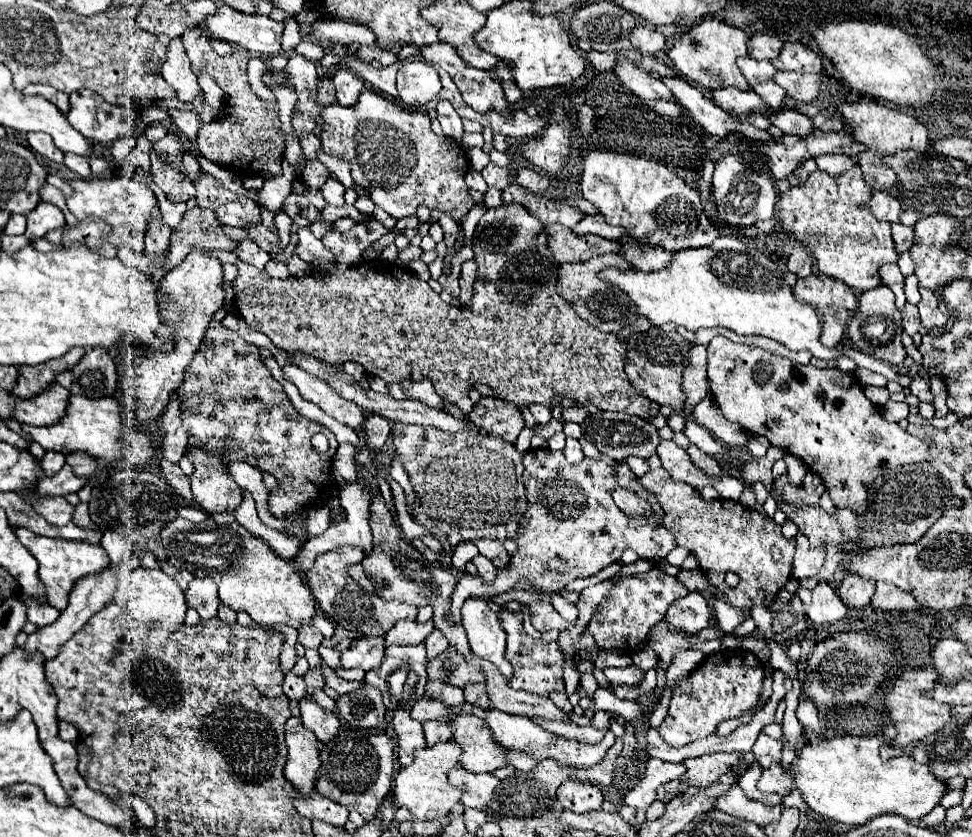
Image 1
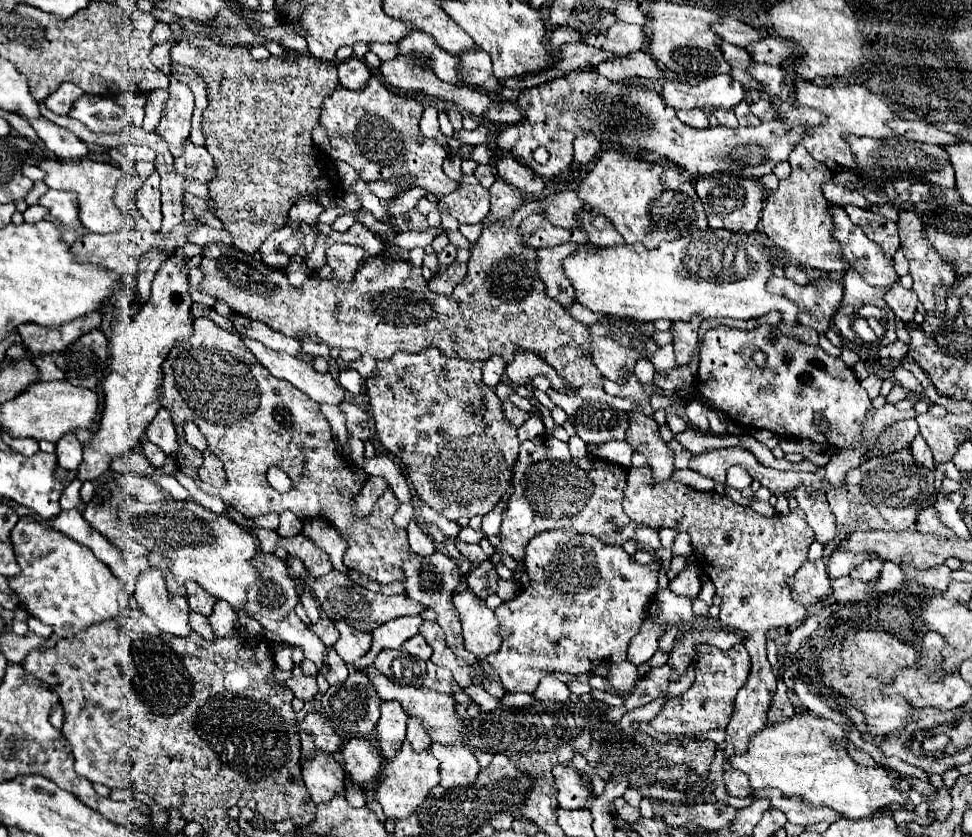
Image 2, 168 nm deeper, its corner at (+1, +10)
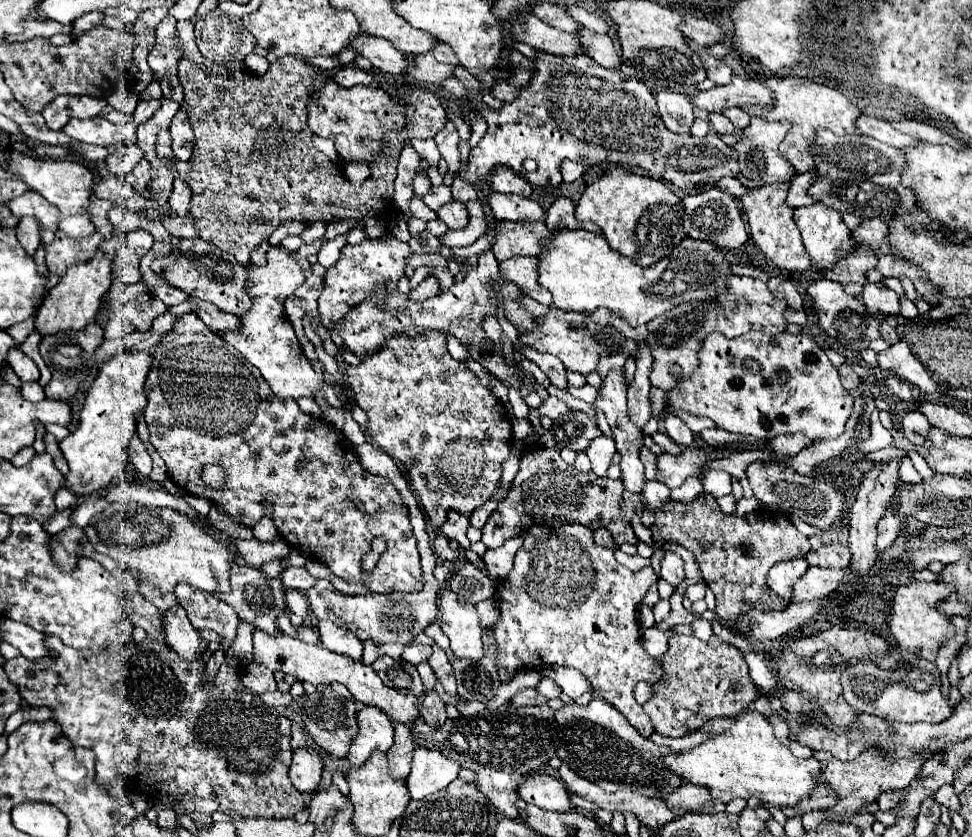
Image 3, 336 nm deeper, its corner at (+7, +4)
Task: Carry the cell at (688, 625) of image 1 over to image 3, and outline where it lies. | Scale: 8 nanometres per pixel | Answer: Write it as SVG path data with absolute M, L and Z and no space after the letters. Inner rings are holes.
M665 552L665 558L661 562L661 578L673 588L677 588L685 580L685 568L679 554Z

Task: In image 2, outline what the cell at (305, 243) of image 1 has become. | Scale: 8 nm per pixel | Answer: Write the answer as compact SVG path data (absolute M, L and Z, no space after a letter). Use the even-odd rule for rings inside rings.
M329 244L327 248L327 264L333 268L333 280L337 284L351 282L357 274L357 268L365 264L369 258L369 252L365 252L361 246L353 244Z

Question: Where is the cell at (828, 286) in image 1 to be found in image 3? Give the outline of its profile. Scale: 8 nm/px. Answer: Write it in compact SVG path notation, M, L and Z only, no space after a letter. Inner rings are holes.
M733 276L727 280L727 294L719 296L719 304L707 304L707 302L689 302L679 304L677 308L669 310L667 314L661 314L659 318L653 318L649 328L649 346L653 354L653 370L651 370L651 384L661 390L673 390L683 378L691 376L697 368L697 350L707 334L721 332L727 338L735 338L741 334L747 334L751 330L759 330L765 334L779 334L787 328L785 312L789 310L785 300L779 300L773 296L773 292L767 288L765 282L747 278L747 276ZM681 366L681 376L673 376L671 368Z

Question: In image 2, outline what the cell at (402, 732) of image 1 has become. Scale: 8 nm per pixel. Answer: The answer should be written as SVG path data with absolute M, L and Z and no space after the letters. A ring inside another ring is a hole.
M383 702L381 704L381 718L375 726L375 746L379 748L383 758L393 758L397 748L401 748L405 740L405 724L407 724L405 710L397 702Z

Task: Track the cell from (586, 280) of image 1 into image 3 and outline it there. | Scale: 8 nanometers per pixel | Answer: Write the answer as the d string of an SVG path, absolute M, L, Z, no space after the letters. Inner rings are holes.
M515 256L501 262L501 272L507 280L515 282L525 294L529 294L539 304L551 304L551 292L543 290L537 282L539 276L539 258L537 256Z

